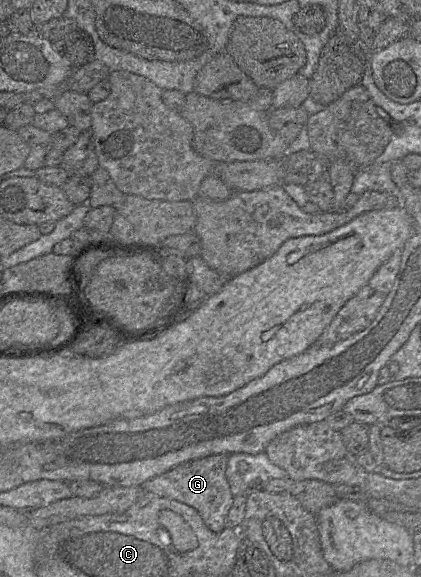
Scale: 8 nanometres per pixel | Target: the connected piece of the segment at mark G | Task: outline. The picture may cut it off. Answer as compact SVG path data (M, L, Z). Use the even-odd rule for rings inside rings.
M216 454L192 460L153 477L141 487L146 496L171 498L193 507L206 526L218 533L226 527L227 515L234 500L226 478L228 458L227 454Z

